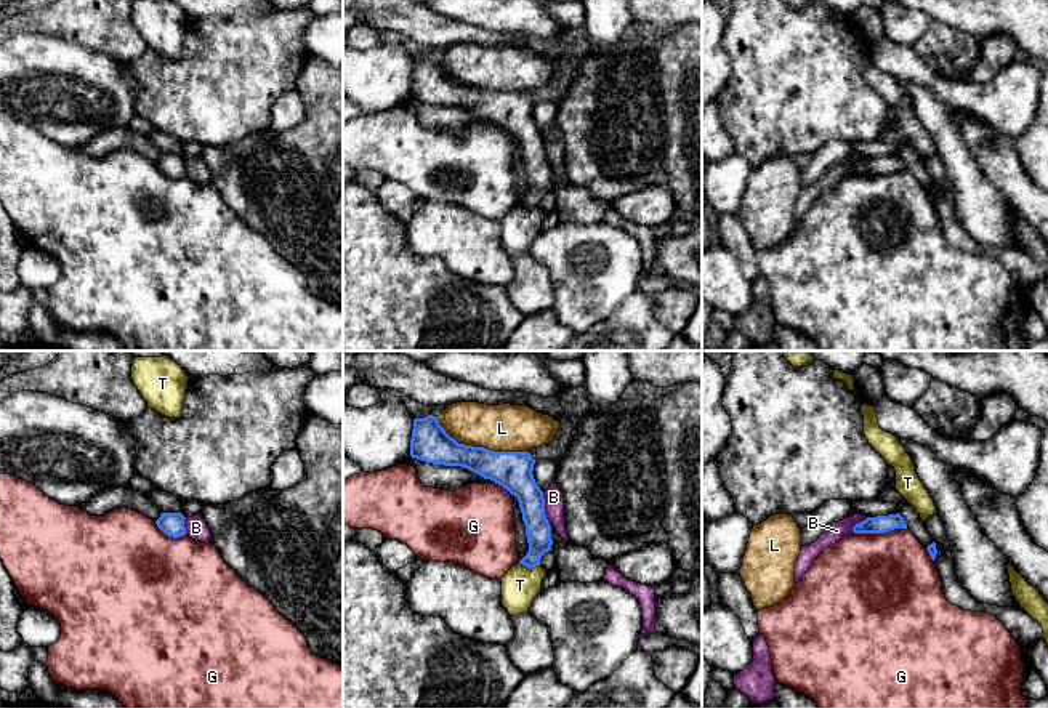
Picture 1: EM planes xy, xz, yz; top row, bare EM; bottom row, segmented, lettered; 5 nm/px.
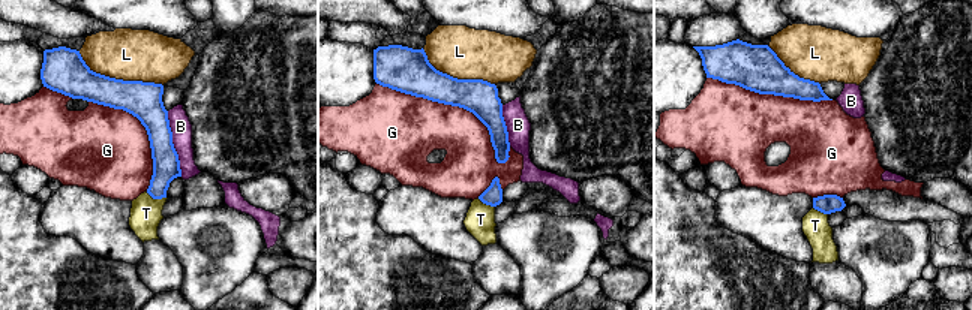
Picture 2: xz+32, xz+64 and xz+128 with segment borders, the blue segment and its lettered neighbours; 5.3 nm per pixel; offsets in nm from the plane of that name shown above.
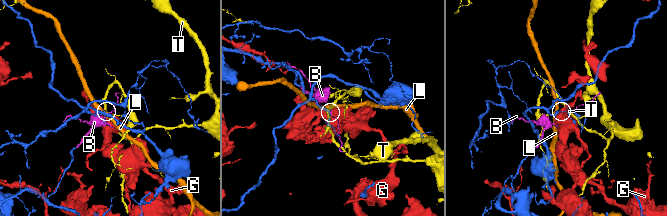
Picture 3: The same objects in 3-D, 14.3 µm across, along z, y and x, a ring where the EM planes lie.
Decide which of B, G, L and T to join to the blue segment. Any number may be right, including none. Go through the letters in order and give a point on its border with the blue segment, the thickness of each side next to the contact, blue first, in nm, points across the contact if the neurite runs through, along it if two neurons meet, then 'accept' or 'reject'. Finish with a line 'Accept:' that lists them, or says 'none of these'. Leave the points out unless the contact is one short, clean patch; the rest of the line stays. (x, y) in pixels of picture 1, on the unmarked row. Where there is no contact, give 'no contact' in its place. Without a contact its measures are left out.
B: contact xz (544, 149); calibres 190 and 100 nm; accept
G: contact yz (880, 173); calibres 90 and 500 nm; reject
L: contact xz (479, 88); calibres 200 and 240 nm; reject
T: contact xz (529, 207); calibres 130 and 190 nm; border xz (519, 204), (539, 207); reject
Accept: B

